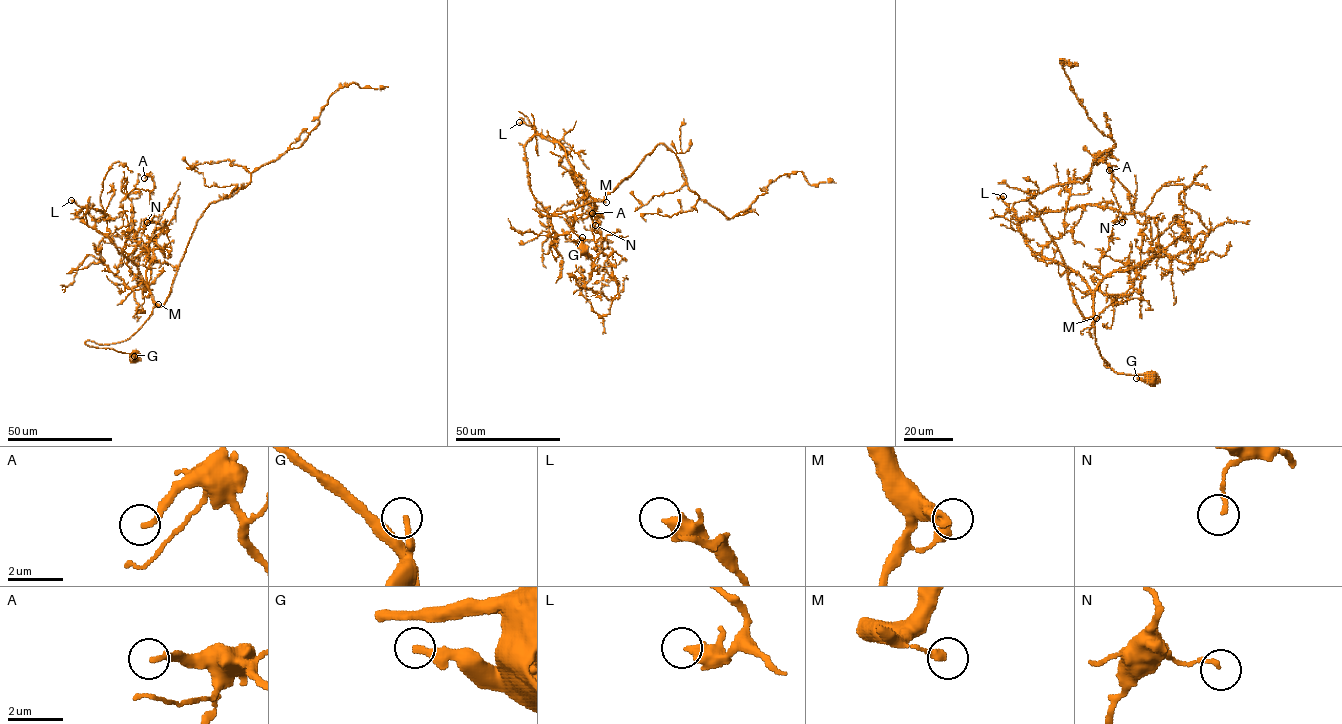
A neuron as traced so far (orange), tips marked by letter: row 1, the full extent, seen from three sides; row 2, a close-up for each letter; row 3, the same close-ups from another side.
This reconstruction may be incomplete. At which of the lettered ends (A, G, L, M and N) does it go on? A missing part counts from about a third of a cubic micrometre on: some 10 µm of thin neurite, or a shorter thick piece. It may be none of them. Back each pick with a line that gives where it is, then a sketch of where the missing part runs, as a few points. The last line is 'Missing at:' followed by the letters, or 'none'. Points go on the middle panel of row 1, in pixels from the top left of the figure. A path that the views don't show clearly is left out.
Missing at: none

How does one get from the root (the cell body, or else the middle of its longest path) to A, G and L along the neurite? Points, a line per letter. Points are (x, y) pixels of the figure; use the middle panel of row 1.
A: (583, 249), (563, 218), (533, 209), (560, 213), (602, 201), (589, 213), (601, 222), (602, 215), (592, 213)
G: (583, 249), (582, 237)
L: (583, 249), (563, 218), (533, 209), (560, 213), (602, 201), (588, 193), (558, 143), (519, 122)

